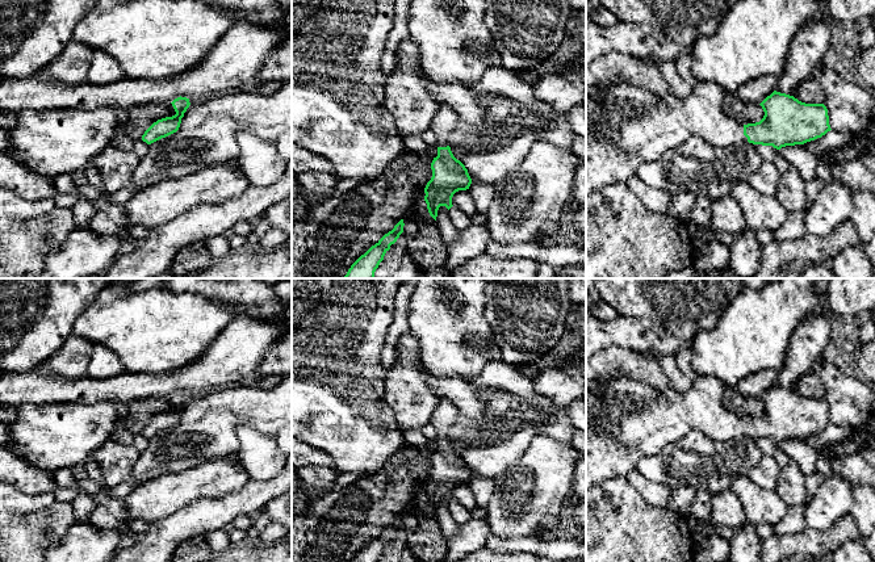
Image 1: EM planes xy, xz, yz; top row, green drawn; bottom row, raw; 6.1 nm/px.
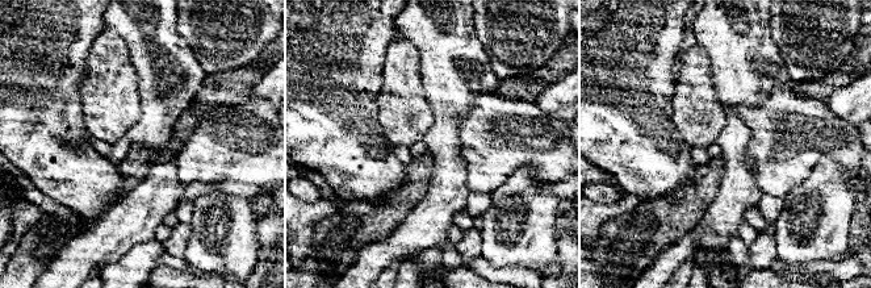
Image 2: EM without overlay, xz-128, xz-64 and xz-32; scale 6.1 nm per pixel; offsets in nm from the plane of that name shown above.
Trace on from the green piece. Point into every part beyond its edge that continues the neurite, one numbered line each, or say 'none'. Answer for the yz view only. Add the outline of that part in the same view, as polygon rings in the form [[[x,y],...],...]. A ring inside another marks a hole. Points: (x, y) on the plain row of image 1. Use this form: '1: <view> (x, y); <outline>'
1: yz (626, 420); [[[704,374],[694,381],[688,391],[674,393],[671,398],[629,378],[614,379],[598,391],[586,389],[586,488],[627,477],[640,458],[660,453],[692,429],[703,431],[717,441],[746,437],[744,419],[727,410],[721,397],[720,379]]]

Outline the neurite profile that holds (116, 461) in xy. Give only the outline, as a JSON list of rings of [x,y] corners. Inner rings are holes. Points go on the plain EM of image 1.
[[[109,439],[93,456],[105,485],[113,487],[129,477],[139,457],[139,452],[134,445],[120,444]]]

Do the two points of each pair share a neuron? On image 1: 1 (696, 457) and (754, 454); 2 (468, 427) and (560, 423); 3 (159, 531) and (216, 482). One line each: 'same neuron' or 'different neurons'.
1: same neuron
2: same neuron
3: different neurons

